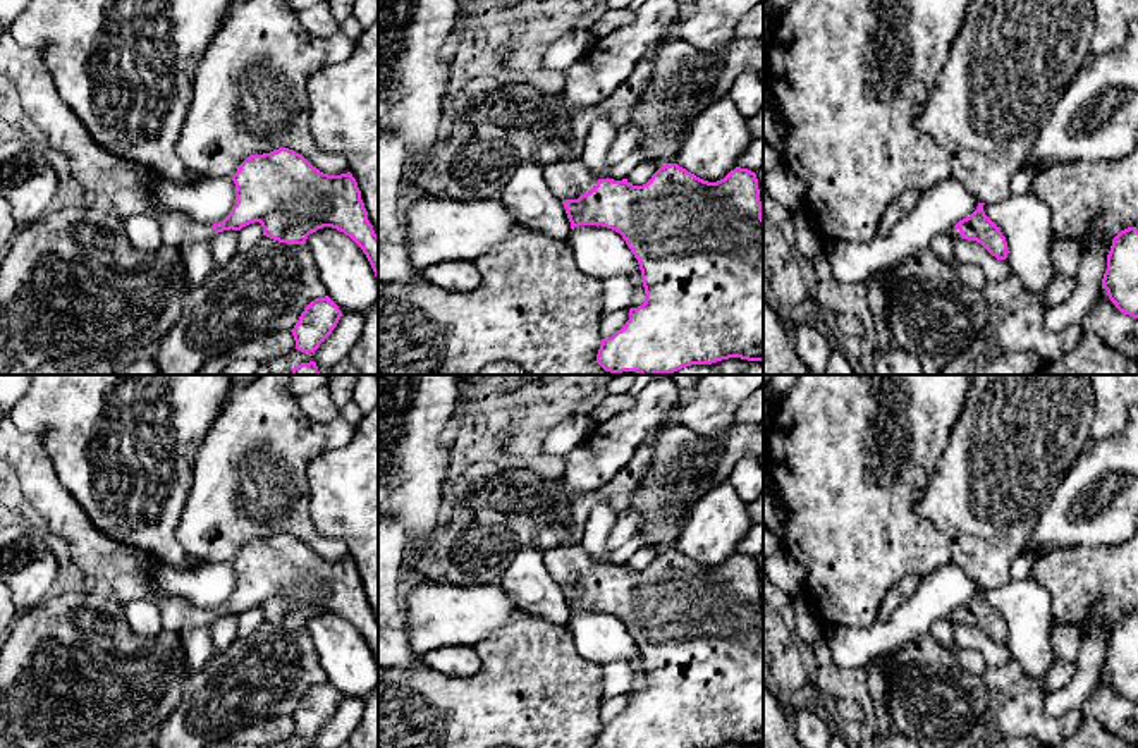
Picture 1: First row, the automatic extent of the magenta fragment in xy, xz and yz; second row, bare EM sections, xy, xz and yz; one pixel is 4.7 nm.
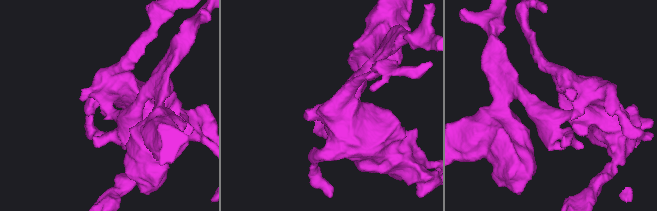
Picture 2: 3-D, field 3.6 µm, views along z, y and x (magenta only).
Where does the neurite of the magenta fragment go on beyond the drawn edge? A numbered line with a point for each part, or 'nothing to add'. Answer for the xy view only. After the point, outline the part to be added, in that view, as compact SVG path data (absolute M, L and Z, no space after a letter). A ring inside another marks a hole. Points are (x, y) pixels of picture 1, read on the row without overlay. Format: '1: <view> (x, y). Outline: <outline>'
1: xy (124, 568). Outline: M9 416L0 420L0 459L14 469L36 523L64 538L77 566L95 581L105 579L117 600L155 602L163 629L174 633L215 621L211 610L184 598L162 598L146 579L155 557L101 533L60 481L41 437L19 430Z

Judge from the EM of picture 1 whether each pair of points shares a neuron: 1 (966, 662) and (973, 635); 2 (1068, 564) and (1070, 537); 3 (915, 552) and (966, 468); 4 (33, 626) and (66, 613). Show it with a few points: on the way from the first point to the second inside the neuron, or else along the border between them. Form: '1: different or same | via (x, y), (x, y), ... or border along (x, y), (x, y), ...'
1: different | border along (960, 649), (975, 649), (989, 666)
2: different | border along (1056, 547), (1109, 549)
3: different | border along (927, 484), (913, 508), (944, 537), (951, 559)
4: same | via (42, 626), (52, 626), (57, 621)

